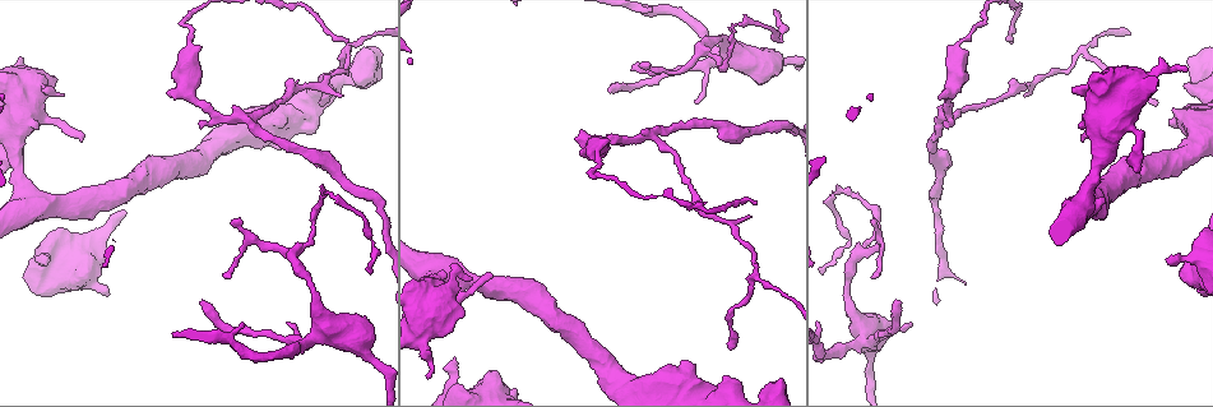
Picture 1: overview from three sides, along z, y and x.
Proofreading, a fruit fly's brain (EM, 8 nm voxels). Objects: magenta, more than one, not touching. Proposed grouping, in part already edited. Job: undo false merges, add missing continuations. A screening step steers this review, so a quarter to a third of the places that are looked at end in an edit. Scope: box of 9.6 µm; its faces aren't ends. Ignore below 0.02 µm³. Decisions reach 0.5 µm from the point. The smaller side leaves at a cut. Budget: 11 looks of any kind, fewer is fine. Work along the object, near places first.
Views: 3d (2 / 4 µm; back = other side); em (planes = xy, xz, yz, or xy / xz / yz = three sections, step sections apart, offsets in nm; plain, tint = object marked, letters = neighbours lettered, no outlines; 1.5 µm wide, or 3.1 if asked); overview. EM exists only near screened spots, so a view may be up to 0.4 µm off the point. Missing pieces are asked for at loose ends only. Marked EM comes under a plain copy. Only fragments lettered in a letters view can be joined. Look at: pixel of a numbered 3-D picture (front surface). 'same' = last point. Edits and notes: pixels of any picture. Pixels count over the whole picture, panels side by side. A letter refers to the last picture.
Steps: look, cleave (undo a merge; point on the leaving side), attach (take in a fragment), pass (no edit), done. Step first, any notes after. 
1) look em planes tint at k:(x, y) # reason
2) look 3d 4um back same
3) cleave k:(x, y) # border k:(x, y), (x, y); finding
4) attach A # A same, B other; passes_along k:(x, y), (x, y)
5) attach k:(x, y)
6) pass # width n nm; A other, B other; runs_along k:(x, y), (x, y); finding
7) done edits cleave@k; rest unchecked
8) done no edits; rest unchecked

look em planes letters at 1:(1079, 52) # three arms meet

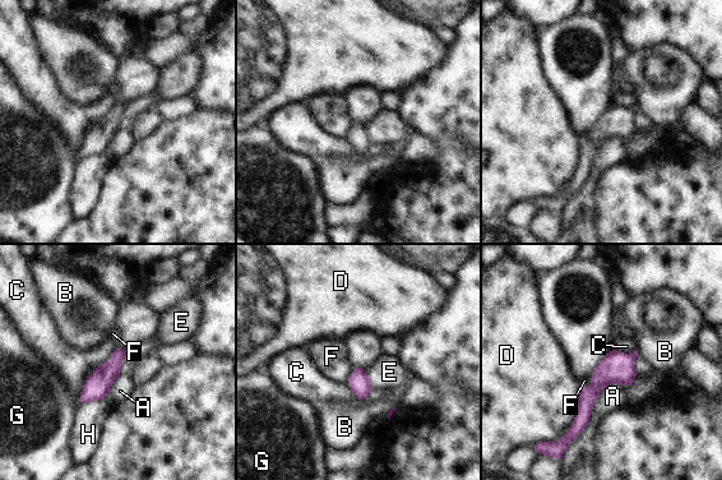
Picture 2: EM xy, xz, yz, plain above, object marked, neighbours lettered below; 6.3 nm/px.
pass # A other, B other, C other, D other, E other, F other, G other, H other; runs_along 2:(632, 358), (587, 397), (564, 443); all the same cell

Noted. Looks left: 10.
look 3d 2um at 1:(490, 274) # an open end

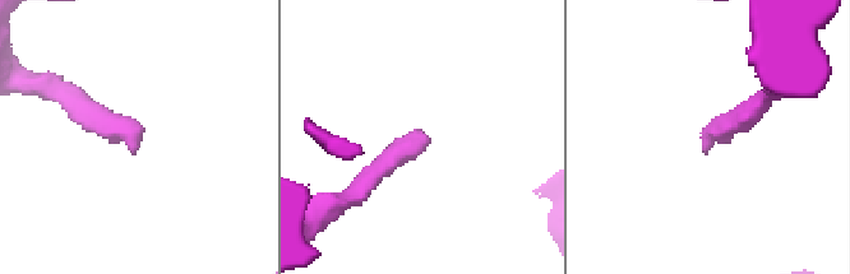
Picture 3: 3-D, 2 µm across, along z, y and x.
look em planes letters at 3:(418, 132) # need the tissue

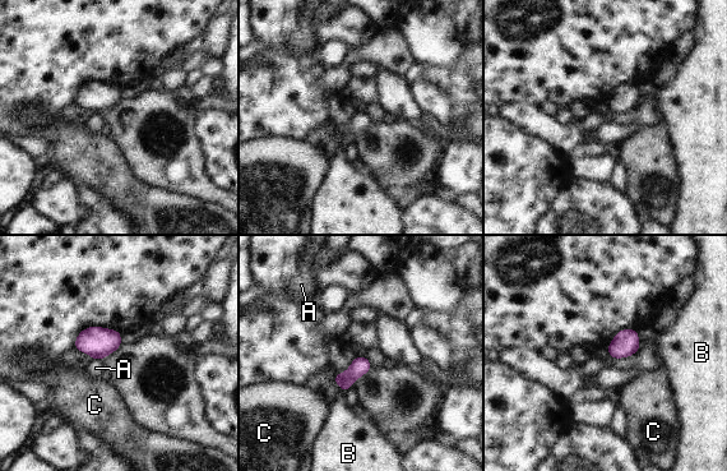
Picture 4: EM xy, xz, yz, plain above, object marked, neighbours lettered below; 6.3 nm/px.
pass # A other, B other, C other; border 4:(95, 359), (101, 360); none of them fits

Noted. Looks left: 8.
look em planes letters at 1:(1166, 259) # free end

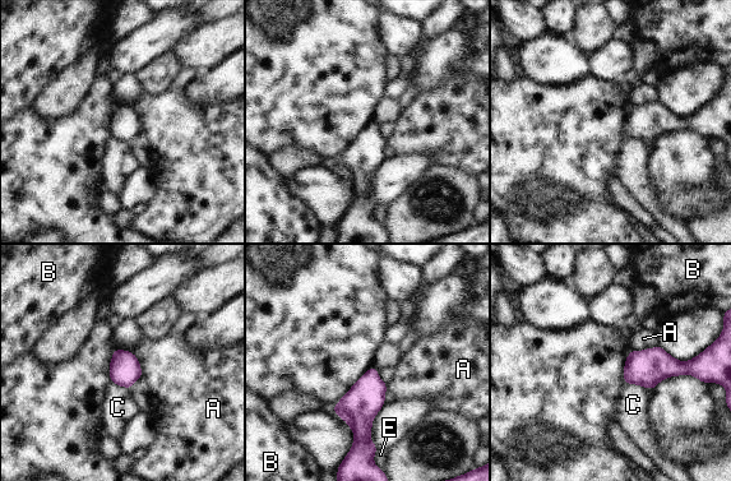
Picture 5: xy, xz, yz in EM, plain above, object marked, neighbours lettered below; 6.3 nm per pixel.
pass # longest_contact A 180 nm; A other, B other, C other, E other; border 5:(658, 345), (651, 348), (632, 350); none of them fits

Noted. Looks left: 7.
look em planes letters at 1:(430, 376) # branch stops here

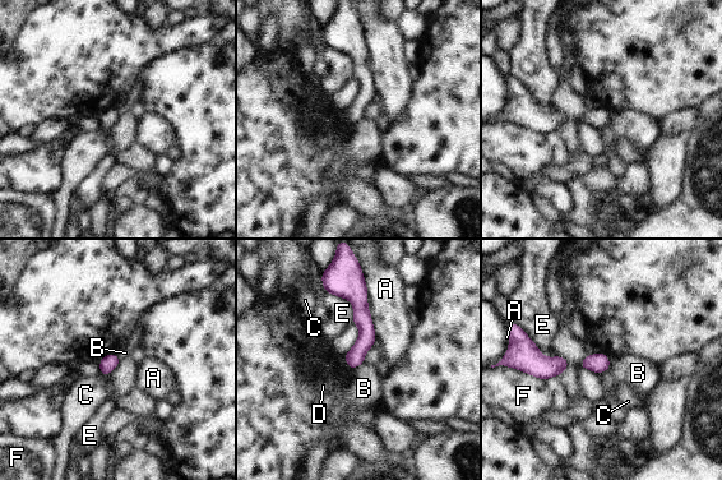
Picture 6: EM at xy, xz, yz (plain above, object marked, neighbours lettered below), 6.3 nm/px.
pass # A other, B other, C other, D other, E other, F other; runs_along 6:(352, 285), (364, 321), (353, 364); no lettered fragment goes on from it

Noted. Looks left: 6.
done no edits; rest unchecked

